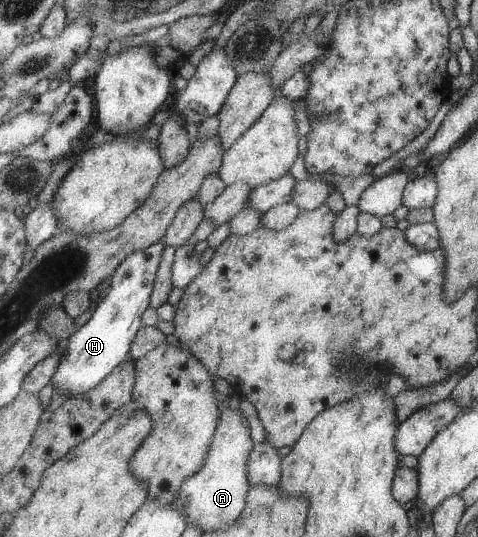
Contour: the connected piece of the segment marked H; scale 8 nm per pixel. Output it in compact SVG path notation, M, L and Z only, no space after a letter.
M165 242L137 250L125 258L111 279L110 288L101 296L93 318L69 338L67 352L51 385L59 392L83 394L103 383L109 374L129 358L133 342L143 326L144 313L151 307L154 286L164 252Z

